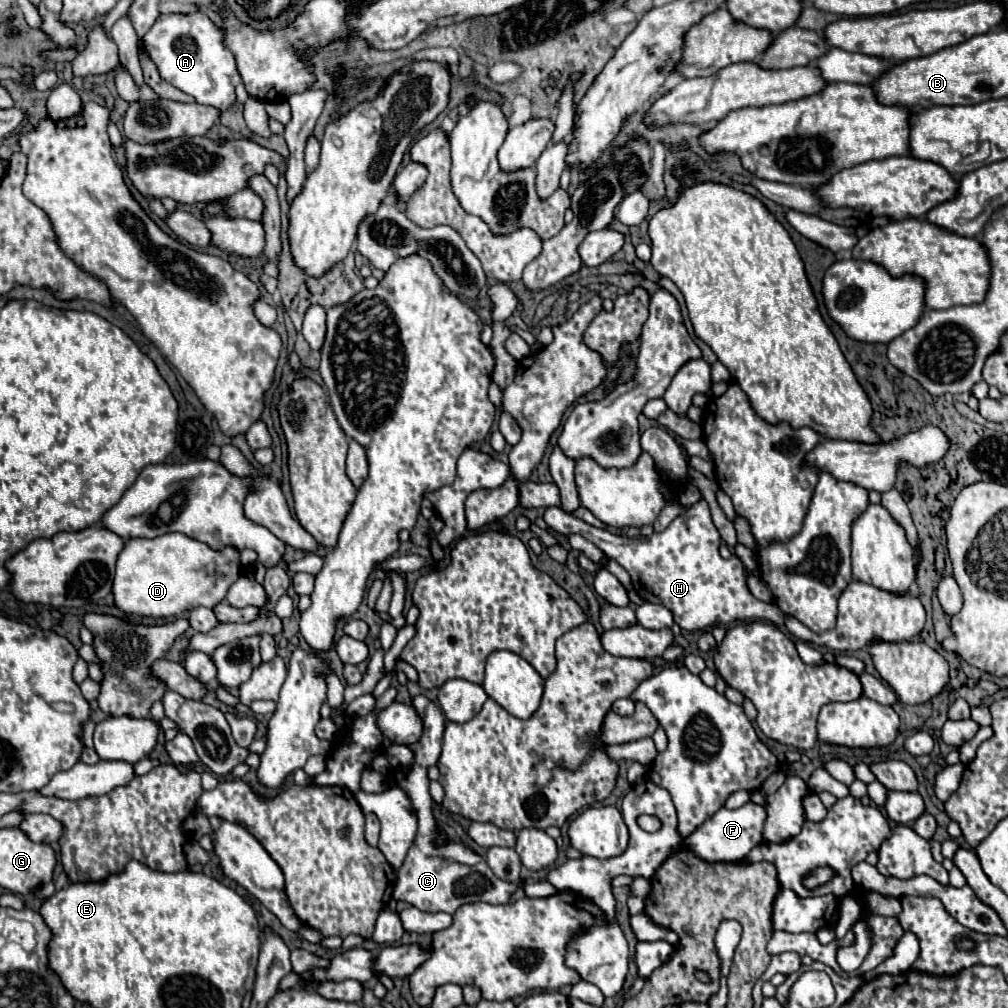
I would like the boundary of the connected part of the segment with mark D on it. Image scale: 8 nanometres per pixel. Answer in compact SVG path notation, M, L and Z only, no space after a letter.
M177 533L161 535L161 539L129 539L117 557L117 571L113 579L115 607L123 613L133 613L139 617L179 617L195 607L215 607L221 603L229 585L241 575L245 575L245 569L239 567L239 551L233 551L231 547L225 551L209 551L205 543L185 539L185 535Z

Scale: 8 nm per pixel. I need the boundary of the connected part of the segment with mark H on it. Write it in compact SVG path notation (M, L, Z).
M701 499L697 507L689 507L685 513L675 517L671 525L649 537L623 537L613 535L607 529L593 527L573 515L565 515L559 507L549 507L543 515L547 527L557 535L569 537L573 533L585 537L597 545L609 559L617 561L633 581L637 595L643 601L667 607L673 613L675 623L685 631L703 631L707 627L729 625L733 621L757 621L765 619L773 625L781 625L785 615L773 603L763 603L755 599L743 579L743 563L735 555L723 559L719 555L719 531L711 521L707 501Z

